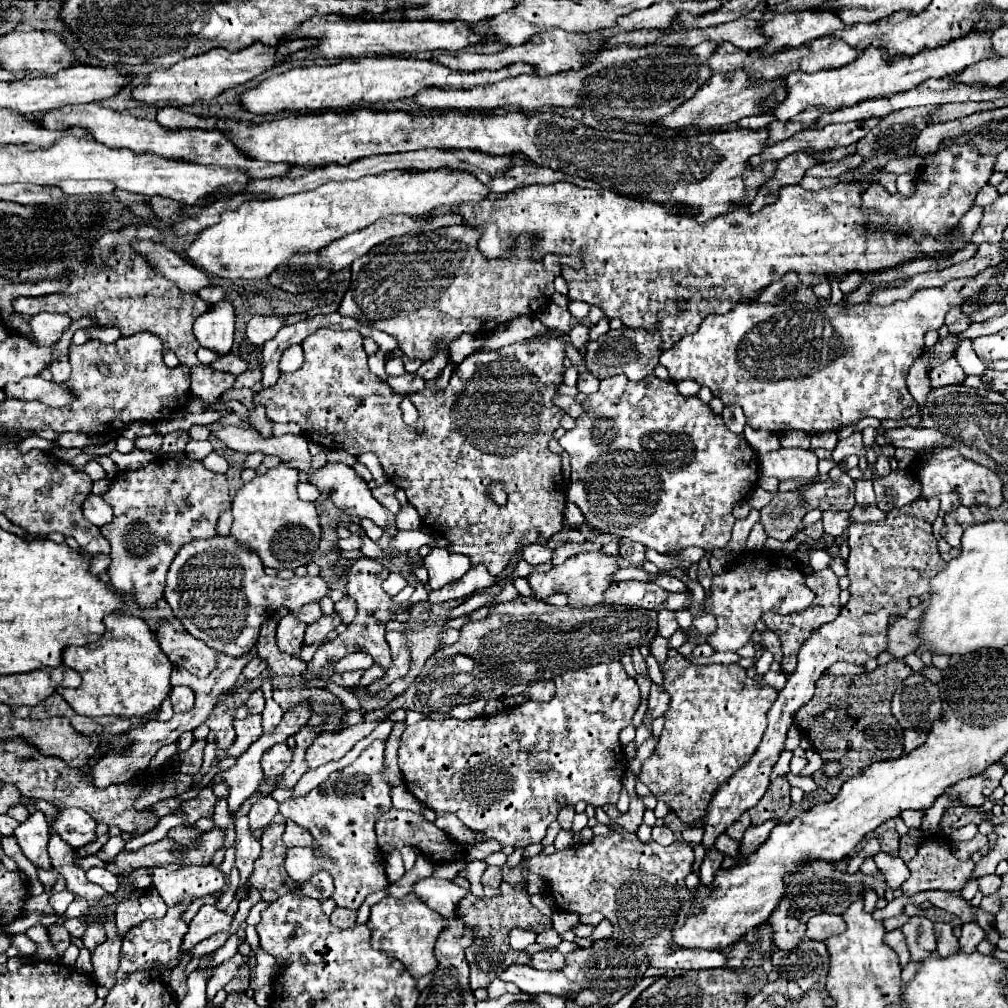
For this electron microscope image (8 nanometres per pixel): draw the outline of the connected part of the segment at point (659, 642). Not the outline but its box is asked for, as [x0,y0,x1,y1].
[650,635,670,665]

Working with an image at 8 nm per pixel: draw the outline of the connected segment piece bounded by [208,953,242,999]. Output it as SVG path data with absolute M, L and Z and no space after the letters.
M236 953L232 959L224 961L224 963L216 969L216 973L212 975L212 979L208 981L208 999L212 999L212 997L216 995L216 991L220 991L230 979L236 977L236 971L238 971L240 965L242 965L242 955Z

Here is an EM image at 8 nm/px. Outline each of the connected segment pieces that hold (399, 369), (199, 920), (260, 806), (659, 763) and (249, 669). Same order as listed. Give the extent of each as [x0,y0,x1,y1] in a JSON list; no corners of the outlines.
[[386,357,406,377],[182,905,234,949],[248,797,278,829],[640,655,778,823],[242,657,266,679]]

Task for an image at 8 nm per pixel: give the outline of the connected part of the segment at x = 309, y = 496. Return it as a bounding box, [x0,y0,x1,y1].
[298,483,320,501]

